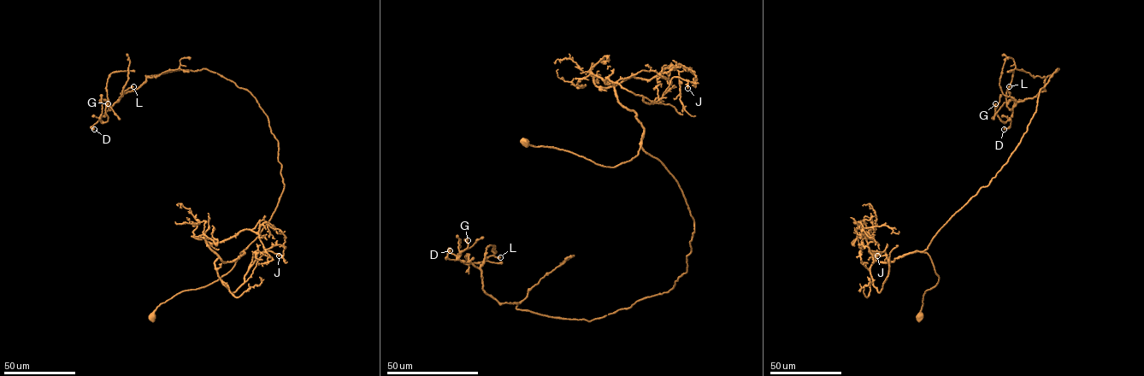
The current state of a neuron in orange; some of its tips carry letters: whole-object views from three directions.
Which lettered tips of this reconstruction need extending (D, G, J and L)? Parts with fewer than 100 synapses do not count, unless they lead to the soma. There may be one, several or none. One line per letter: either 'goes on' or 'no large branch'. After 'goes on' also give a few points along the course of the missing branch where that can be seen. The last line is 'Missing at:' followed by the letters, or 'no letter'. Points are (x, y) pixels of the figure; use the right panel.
D: no large branch
G: no large branch
J: no large branch
L: no large branch
Missing at: no letter

